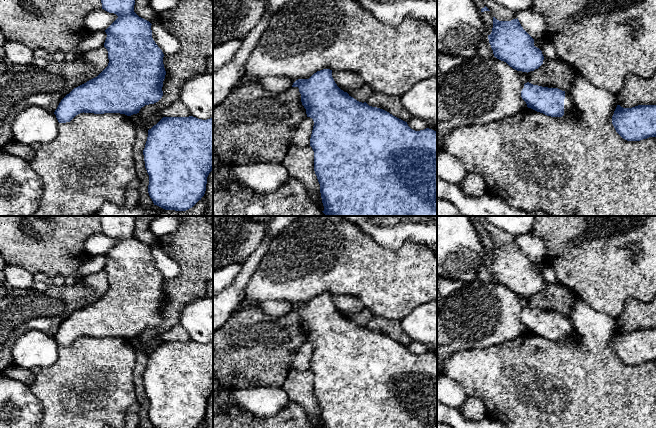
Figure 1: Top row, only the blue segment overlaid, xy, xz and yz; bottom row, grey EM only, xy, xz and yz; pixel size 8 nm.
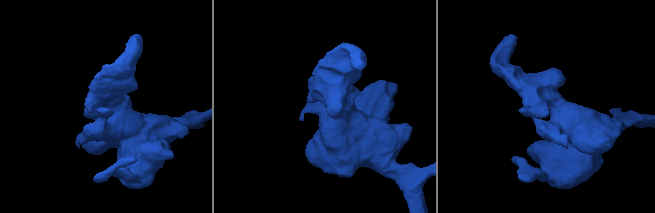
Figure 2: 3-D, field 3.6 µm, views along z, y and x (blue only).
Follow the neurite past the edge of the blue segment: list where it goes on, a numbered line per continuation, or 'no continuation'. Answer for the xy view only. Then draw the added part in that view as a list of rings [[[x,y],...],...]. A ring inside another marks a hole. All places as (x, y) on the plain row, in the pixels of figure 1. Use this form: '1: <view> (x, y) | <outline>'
no continuation

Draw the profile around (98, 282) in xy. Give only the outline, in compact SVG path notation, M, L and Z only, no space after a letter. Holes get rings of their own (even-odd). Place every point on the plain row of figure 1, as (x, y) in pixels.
M104 270L90 274L82 278L80 281L93 290L94 301L97 301L108 290L109 287L108 275Z

